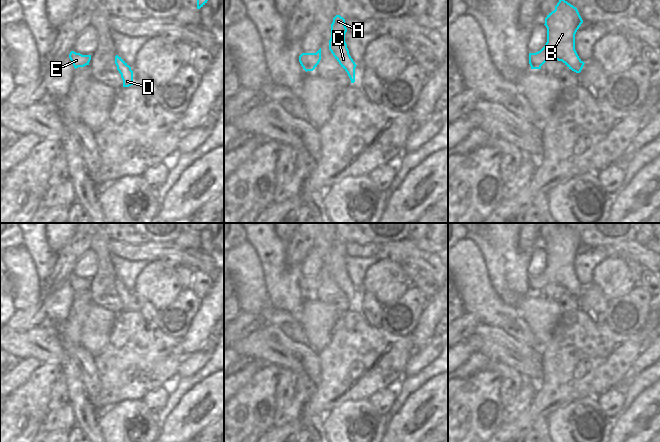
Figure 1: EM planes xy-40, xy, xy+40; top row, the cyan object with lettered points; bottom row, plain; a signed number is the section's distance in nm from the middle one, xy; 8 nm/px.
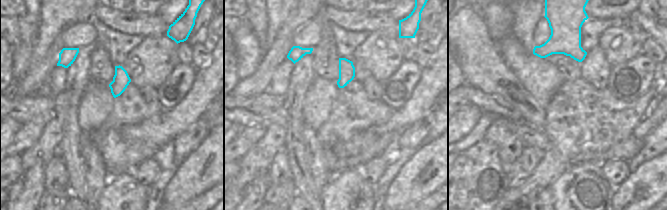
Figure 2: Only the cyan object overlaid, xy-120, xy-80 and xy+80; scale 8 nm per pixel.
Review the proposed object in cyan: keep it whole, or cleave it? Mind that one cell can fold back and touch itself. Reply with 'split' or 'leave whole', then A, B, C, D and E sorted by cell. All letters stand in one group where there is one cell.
leave whole | A B C D E

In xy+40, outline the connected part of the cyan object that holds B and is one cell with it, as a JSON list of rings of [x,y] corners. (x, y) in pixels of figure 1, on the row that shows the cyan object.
[[[559,0],[555,10],[545,18],[545,46],[536,53],[529,53],[531,69],[541,69],[546,61],[556,59],[572,71],[580,73],[585,63],[575,50],[575,34],[582,23],[577,8],[565,0]]]

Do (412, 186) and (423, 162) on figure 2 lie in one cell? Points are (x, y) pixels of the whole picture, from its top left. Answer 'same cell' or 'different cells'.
same cell

